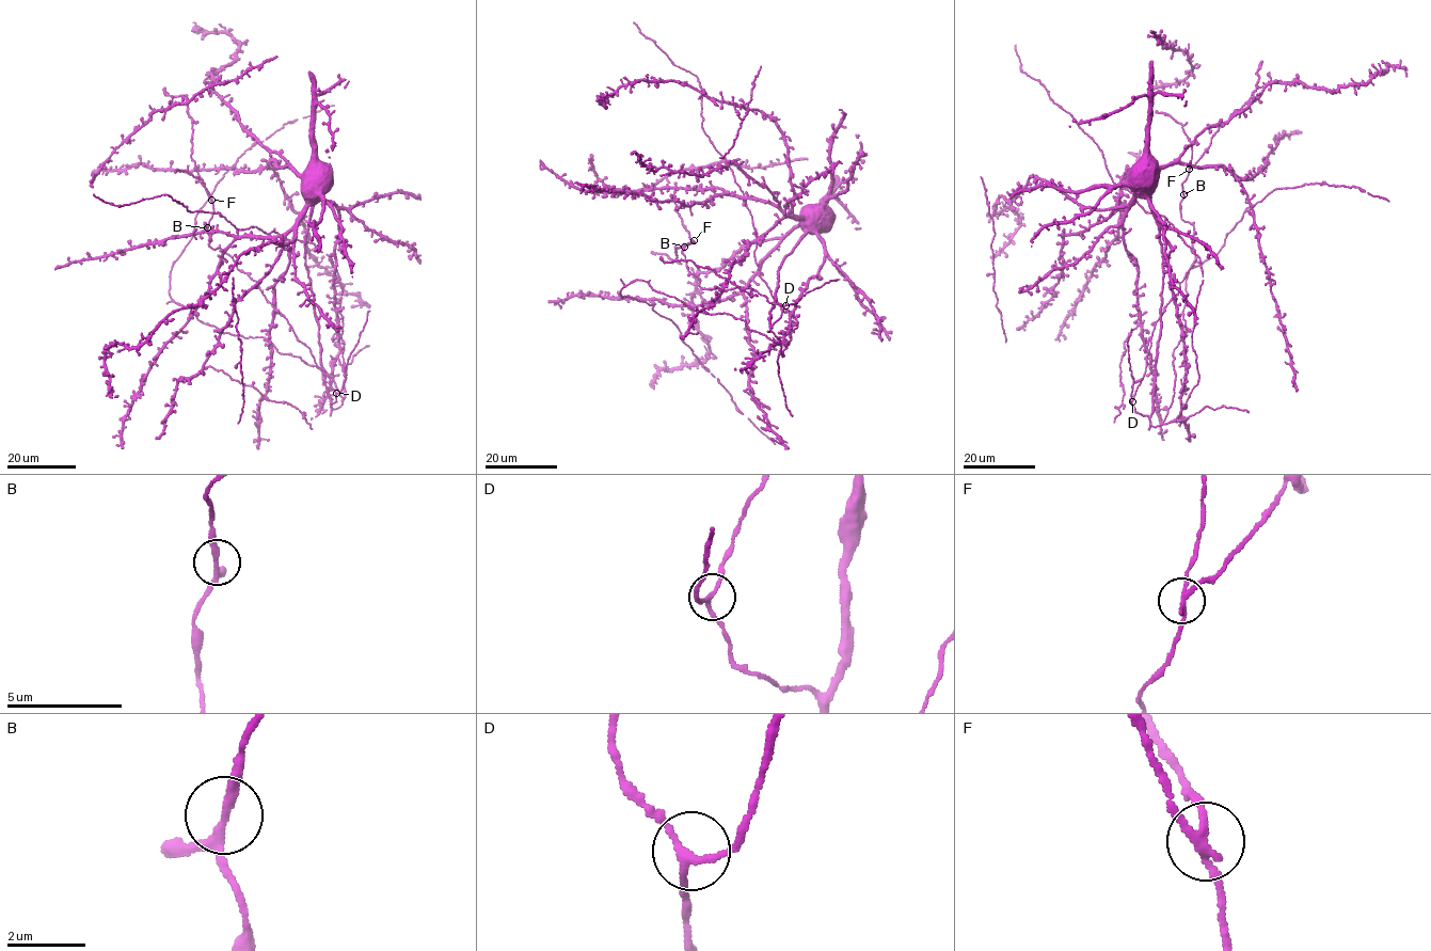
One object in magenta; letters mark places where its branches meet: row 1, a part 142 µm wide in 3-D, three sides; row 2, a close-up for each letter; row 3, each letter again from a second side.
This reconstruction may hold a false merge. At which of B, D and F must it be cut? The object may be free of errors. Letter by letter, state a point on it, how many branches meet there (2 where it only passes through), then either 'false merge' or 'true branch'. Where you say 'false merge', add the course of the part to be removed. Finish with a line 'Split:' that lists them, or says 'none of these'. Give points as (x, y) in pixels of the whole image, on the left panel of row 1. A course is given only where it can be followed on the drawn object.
B: place (207, 227); branches 3; true branch
D: place (336, 393); branches 3; true branch
F: place (211, 200); branches 3; false merge; course (211, 200), (200, 180), (191, 156), (193, 130), (187, 96), (169, 96), (164, 86)
Split: F

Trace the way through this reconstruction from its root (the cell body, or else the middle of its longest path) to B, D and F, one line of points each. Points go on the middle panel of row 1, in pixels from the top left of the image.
B: (821, 209), (777, 271), (769, 327), (784, 305), (769, 302), (750, 287), (702, 288), (687, 268), (683, 246)
D: (821, 209), (811, 218), (806, 233), (777, 271), (778, 286), (768, 313), (769, 327), (785, 305)
F: (821, 209), (777, 271), (769, 327), (784, 305), (769, 302), (750, 287), (700, 287), (682, 251), (694, 240)

